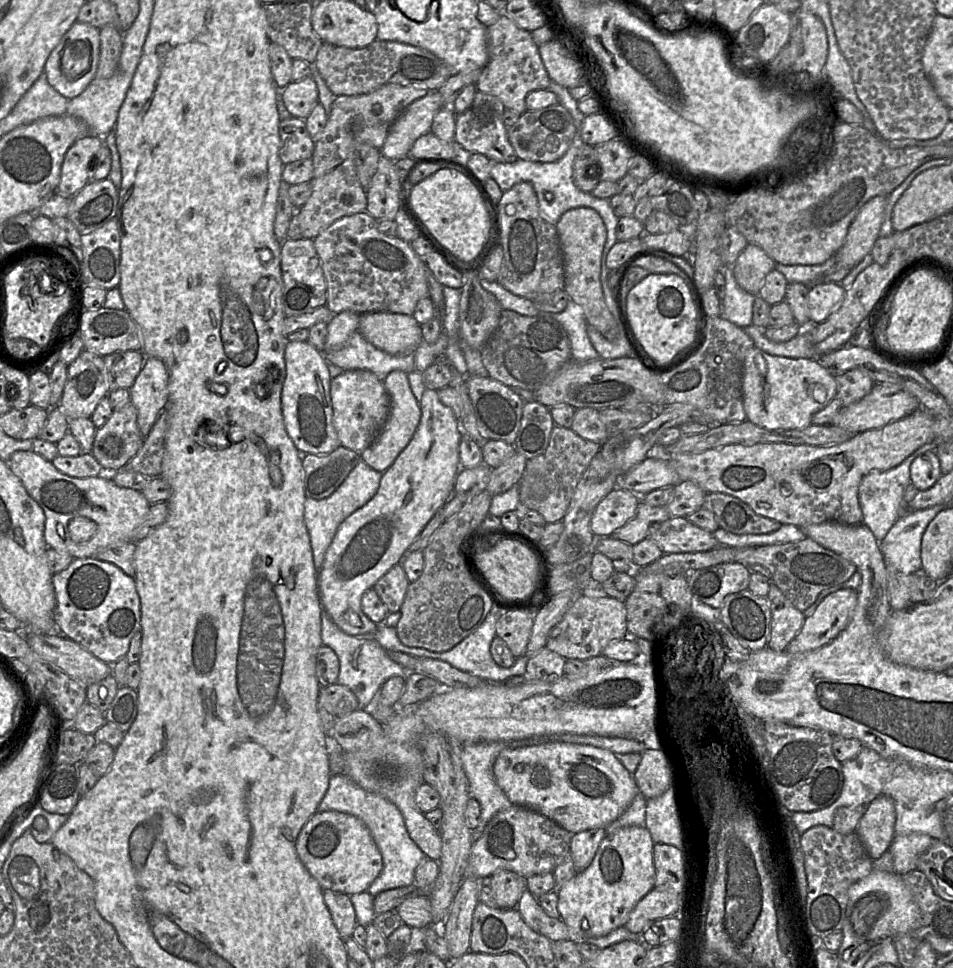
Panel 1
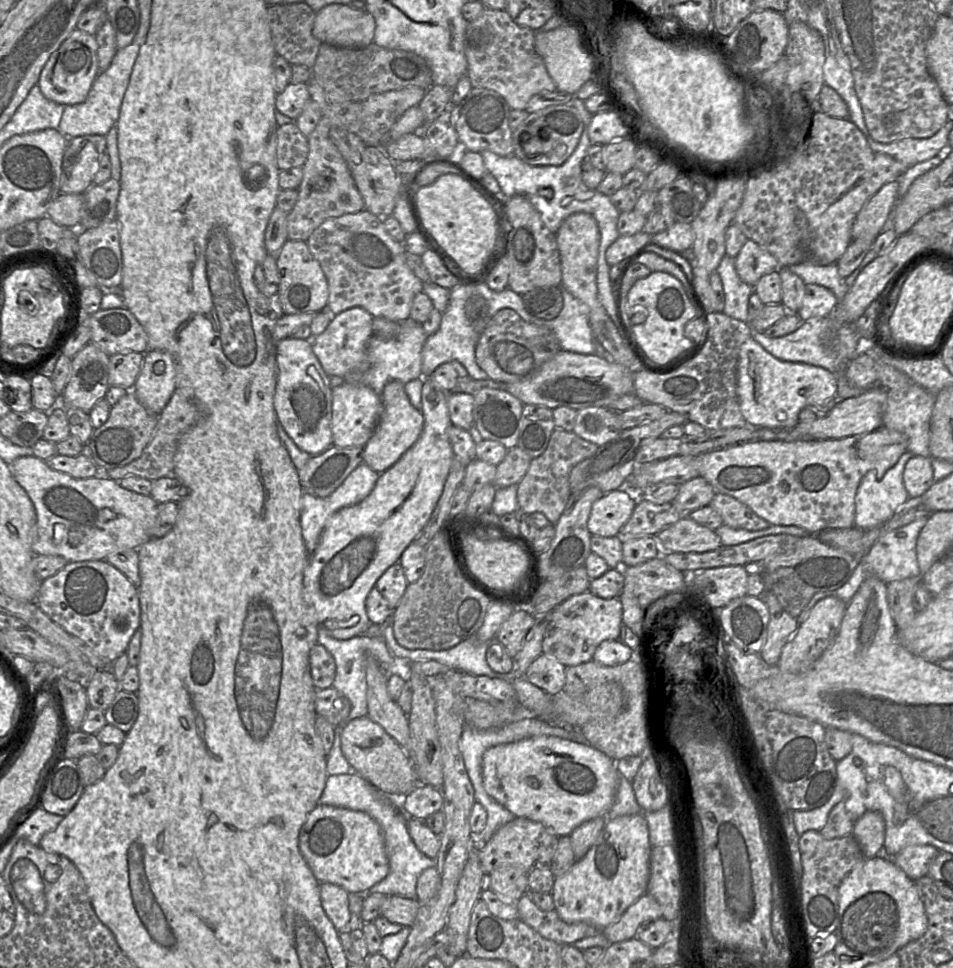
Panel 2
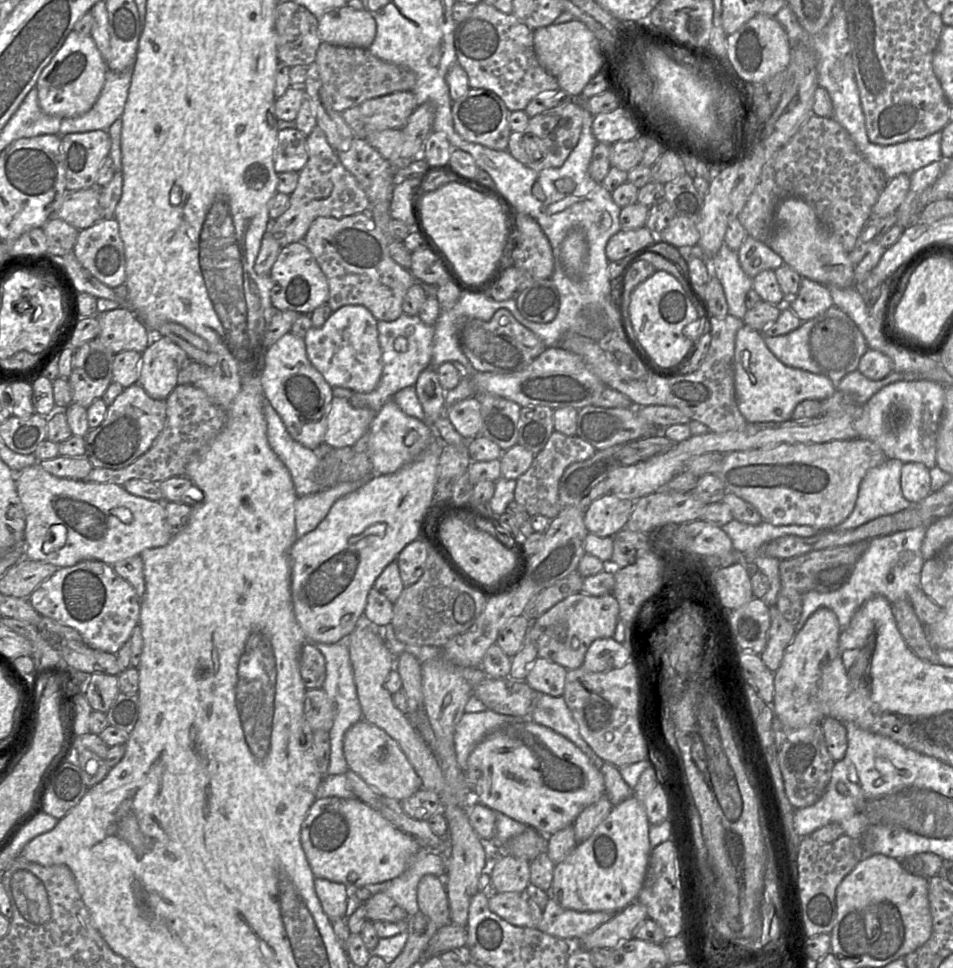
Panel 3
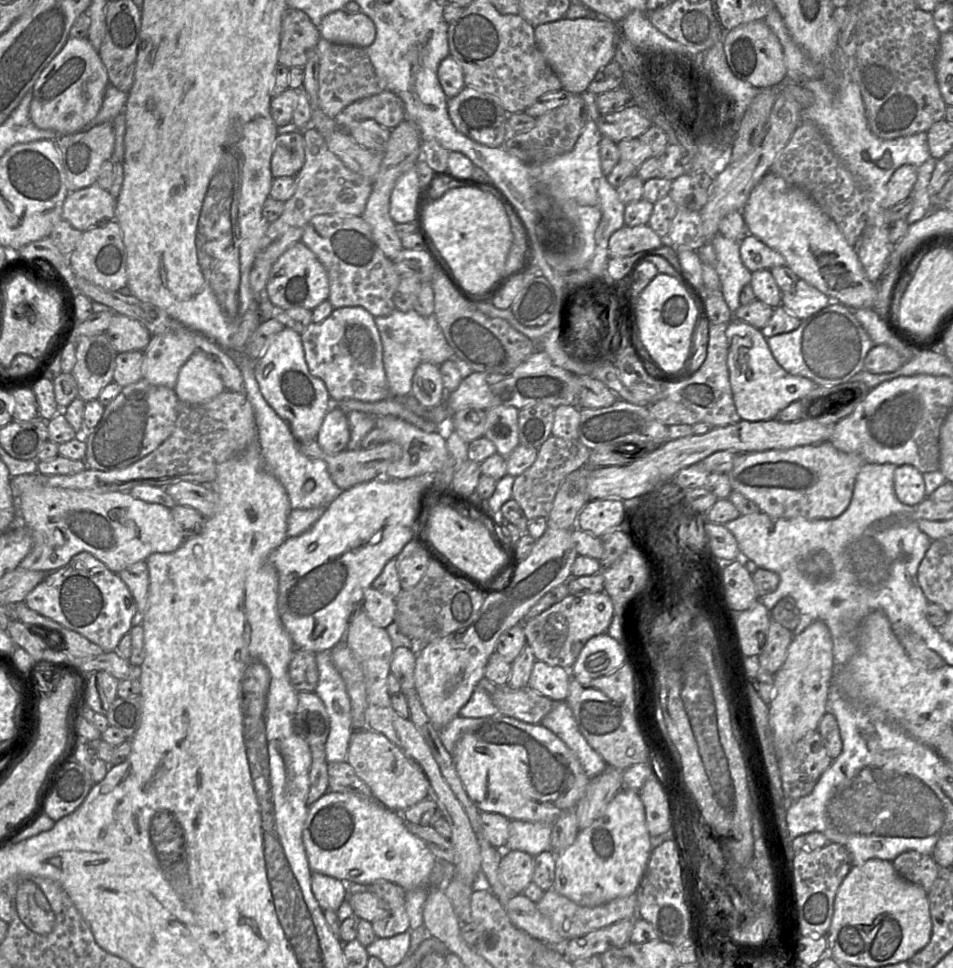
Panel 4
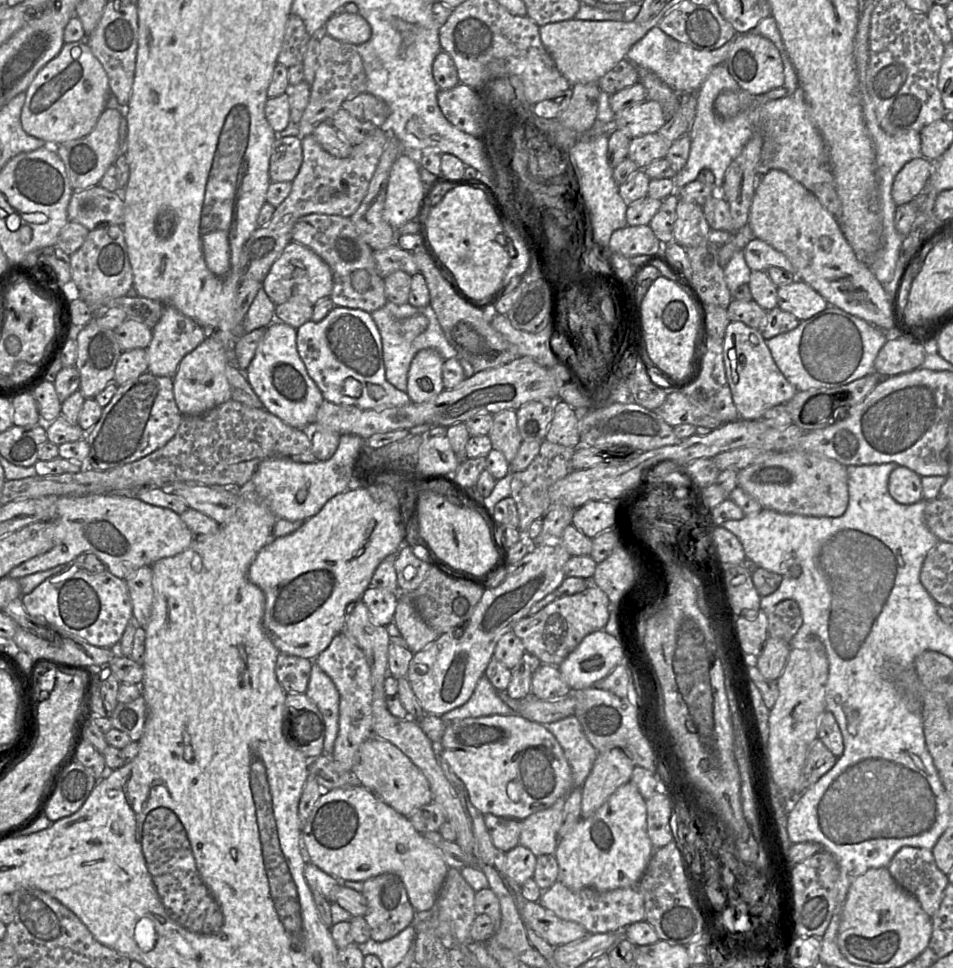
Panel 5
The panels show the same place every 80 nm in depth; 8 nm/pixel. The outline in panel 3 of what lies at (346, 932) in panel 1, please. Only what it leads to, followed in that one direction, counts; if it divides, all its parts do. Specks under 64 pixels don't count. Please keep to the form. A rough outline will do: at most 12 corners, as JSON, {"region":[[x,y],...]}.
{"region":[[315,878],[324,912],[345,918],[349,891],[343,883]]}

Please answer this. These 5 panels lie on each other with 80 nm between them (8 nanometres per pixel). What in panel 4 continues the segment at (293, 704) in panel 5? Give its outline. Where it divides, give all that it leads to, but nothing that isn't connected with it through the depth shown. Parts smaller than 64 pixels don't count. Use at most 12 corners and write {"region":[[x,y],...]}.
{"region":[[298,692],[293,730],[323,747],[330,719],[315,692]]}

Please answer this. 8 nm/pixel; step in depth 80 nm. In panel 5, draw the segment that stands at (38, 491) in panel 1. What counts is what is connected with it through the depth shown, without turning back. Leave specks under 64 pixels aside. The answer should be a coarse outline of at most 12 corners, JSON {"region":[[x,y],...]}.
{"region":[[131,493],[59,496],[54,547],[20,579],[92,553],[126,580],[194,541]]}

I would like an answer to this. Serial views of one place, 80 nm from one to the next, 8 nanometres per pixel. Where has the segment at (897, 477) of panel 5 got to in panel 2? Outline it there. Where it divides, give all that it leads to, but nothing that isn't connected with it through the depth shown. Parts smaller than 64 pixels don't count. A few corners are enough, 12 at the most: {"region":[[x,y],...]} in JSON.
{"region":[[913,456],[903,472],[910,497],[934,484],[932,457]]}

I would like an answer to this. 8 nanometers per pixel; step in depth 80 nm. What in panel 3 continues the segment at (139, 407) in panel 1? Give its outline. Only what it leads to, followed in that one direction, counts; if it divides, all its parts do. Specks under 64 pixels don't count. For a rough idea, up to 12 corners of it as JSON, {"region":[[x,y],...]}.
{"region":[[153,336],[142,352],[138,384],[166,400],[188,361],[170,339]]}

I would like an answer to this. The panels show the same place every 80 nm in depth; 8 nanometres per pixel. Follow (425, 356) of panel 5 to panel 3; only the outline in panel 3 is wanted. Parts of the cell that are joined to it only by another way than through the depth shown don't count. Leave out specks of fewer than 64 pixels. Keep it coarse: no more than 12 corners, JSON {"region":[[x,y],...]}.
{"region":[[436,369],[423,370],[414,386],[432,425],[445,414],[446,391]]}

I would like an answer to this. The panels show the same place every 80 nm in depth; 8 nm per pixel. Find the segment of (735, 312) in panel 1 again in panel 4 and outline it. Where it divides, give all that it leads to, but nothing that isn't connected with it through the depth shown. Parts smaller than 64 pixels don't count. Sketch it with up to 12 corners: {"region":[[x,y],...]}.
{"region":[[717,233],[710,242],[714,268],[730,311],[751,272],[741,260],[740,241]]}

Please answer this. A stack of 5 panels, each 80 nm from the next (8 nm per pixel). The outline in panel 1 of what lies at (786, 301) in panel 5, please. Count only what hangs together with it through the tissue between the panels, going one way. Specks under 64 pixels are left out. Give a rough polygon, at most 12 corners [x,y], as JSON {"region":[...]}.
{"region":[[840,283],[809,287],[810,324],[819,324],[842,304]]}

